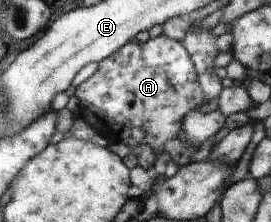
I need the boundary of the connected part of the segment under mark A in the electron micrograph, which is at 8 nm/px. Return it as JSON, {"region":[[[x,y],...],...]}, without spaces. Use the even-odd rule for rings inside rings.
{"region":[[[161,33],[145,43],[137,44],[134,39],[124,44],[115,54],[99,61],[97,71],[75,89],[75,95],[79,106],[69,129],[72,137],[100,147],[114,140],[129,148],[147,145],[154,152],[168,152],[179,167],[195,162],[192,158],[199,148],[188,141],[183,122],[188,112],[206,103],[206,96],[195,62],[181,41]]]}

